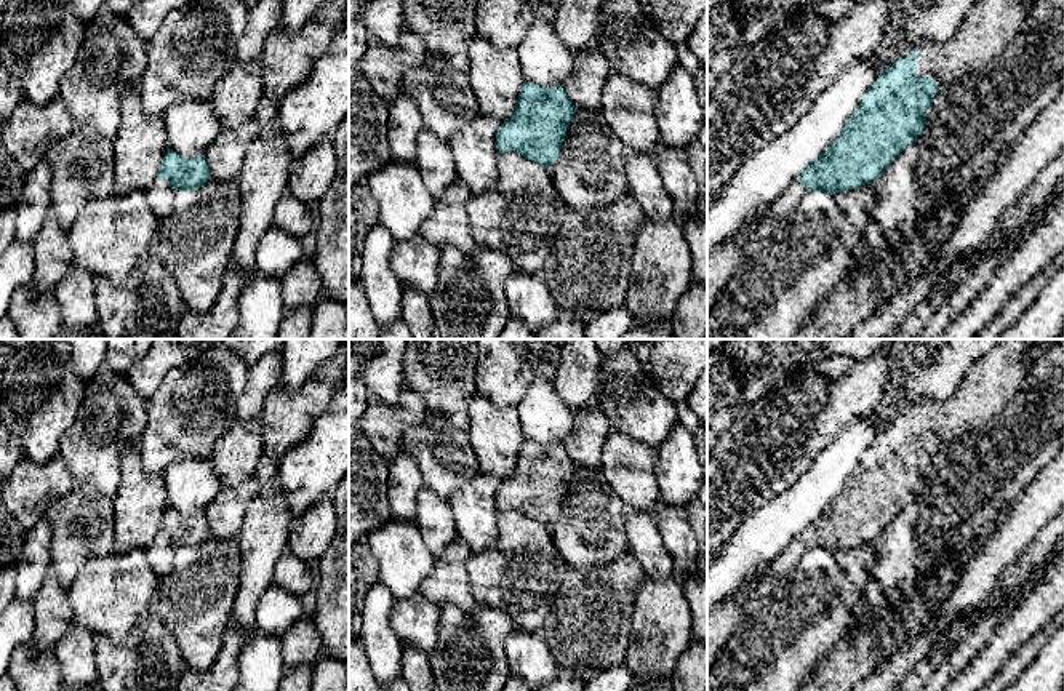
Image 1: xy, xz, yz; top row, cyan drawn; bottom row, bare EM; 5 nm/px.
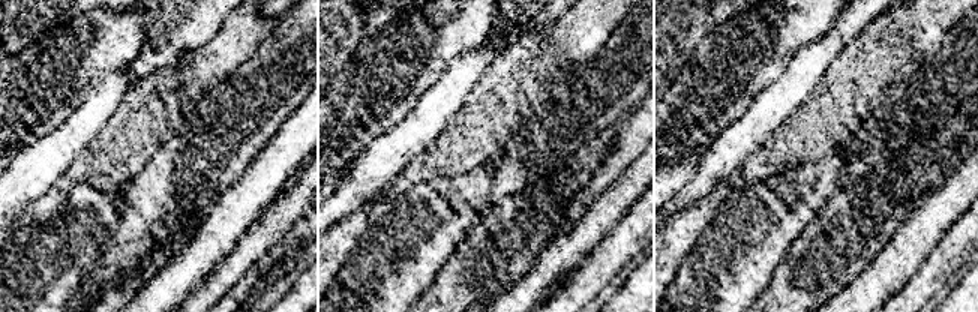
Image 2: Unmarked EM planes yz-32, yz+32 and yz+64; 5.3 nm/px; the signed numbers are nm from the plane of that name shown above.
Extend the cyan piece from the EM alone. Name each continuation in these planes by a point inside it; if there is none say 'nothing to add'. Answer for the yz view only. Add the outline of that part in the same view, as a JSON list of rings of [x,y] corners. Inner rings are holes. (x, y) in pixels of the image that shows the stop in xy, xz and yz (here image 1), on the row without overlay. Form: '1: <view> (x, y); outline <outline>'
1: yz (991, 383); outline [[[1000,339],[963,376],[955,392],[946,400],[925,398],[917,406],[917,433],[930,435],[941,449],[950,451],[984,422],[997,416],[1018,393],[1038,353],[1026,346],[1026,339]]]
2: yz (786, 562); outline [[[794,539],[768,568],[760,571],[760,587],[790,574],[805,552],[806,547],[798,539]]]

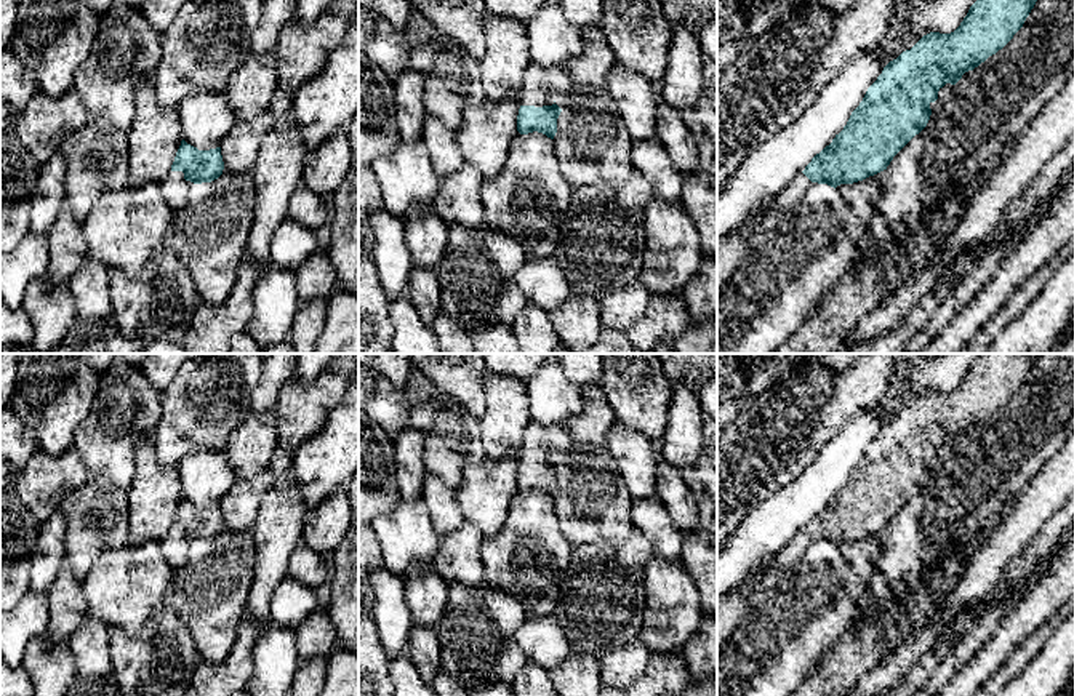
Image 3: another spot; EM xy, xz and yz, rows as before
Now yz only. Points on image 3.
1: yz (791, 554); outline [[[799,531],[773,560],[765,563],[765,579],[795,566],[810,544],[812,539],[803,531]]]

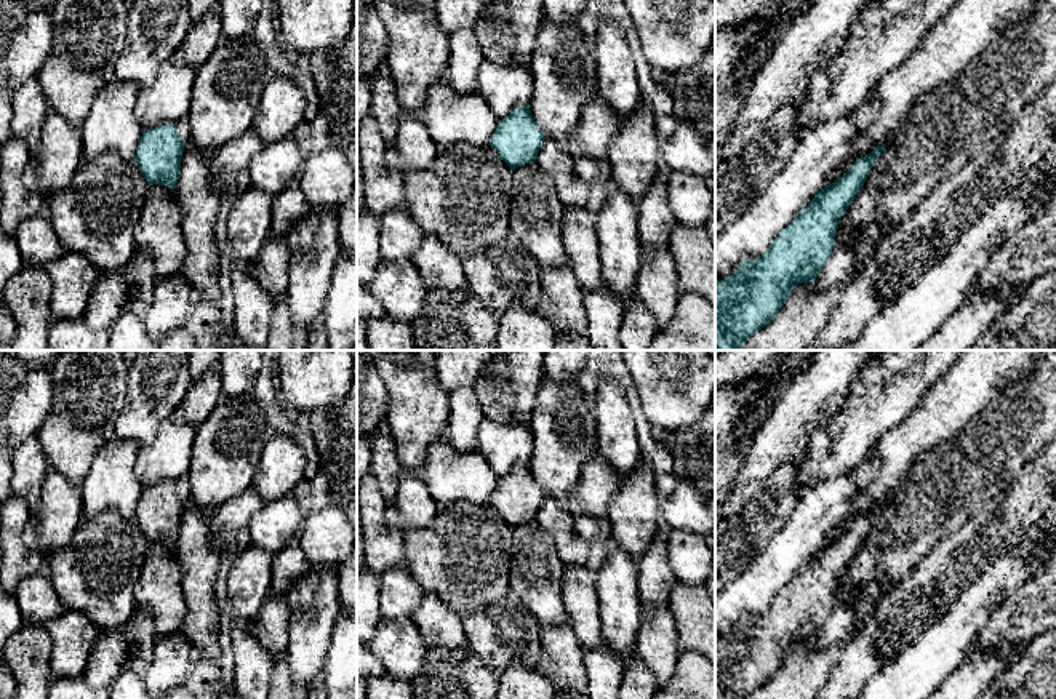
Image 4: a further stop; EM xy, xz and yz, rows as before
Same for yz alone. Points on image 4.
nothing to add

